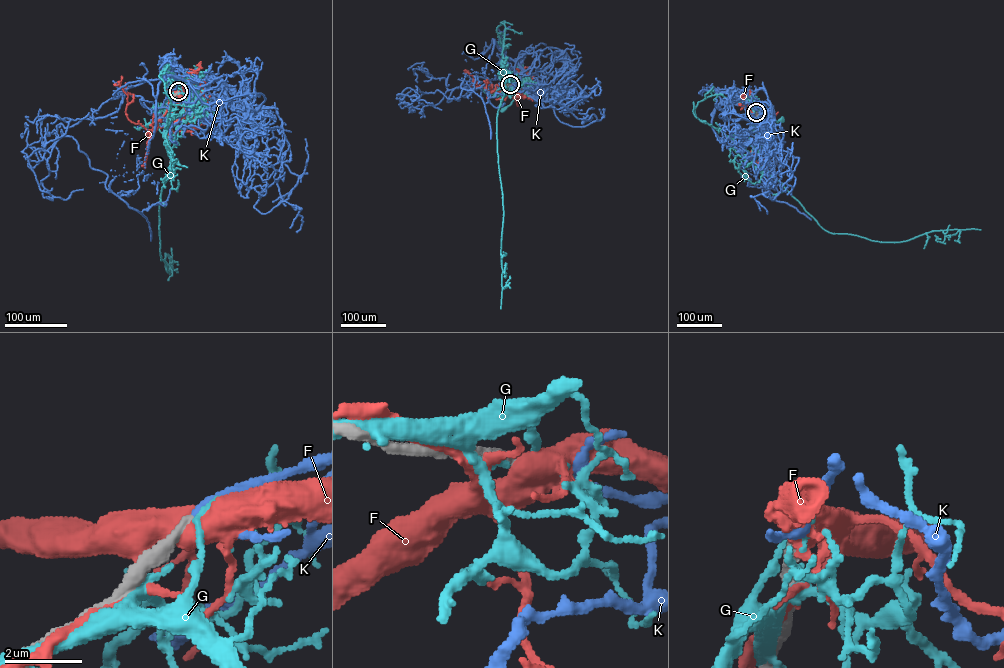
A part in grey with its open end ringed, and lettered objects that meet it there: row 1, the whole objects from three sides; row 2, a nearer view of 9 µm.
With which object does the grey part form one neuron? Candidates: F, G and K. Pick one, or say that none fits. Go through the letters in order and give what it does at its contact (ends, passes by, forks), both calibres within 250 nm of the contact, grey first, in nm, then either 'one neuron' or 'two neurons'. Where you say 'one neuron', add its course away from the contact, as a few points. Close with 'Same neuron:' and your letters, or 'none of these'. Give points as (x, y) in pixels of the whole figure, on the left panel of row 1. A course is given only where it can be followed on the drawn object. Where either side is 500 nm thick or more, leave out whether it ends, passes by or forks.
F: 380/600 nm | two neurons
G: it passes by | 240/110 nm | two neurons
K: it ends | 240/190 nm | one neuron | via (178, 92), (212, 78), (132, 86), (26, 158), (71, 136), (150, 241)
Same neuron: K

